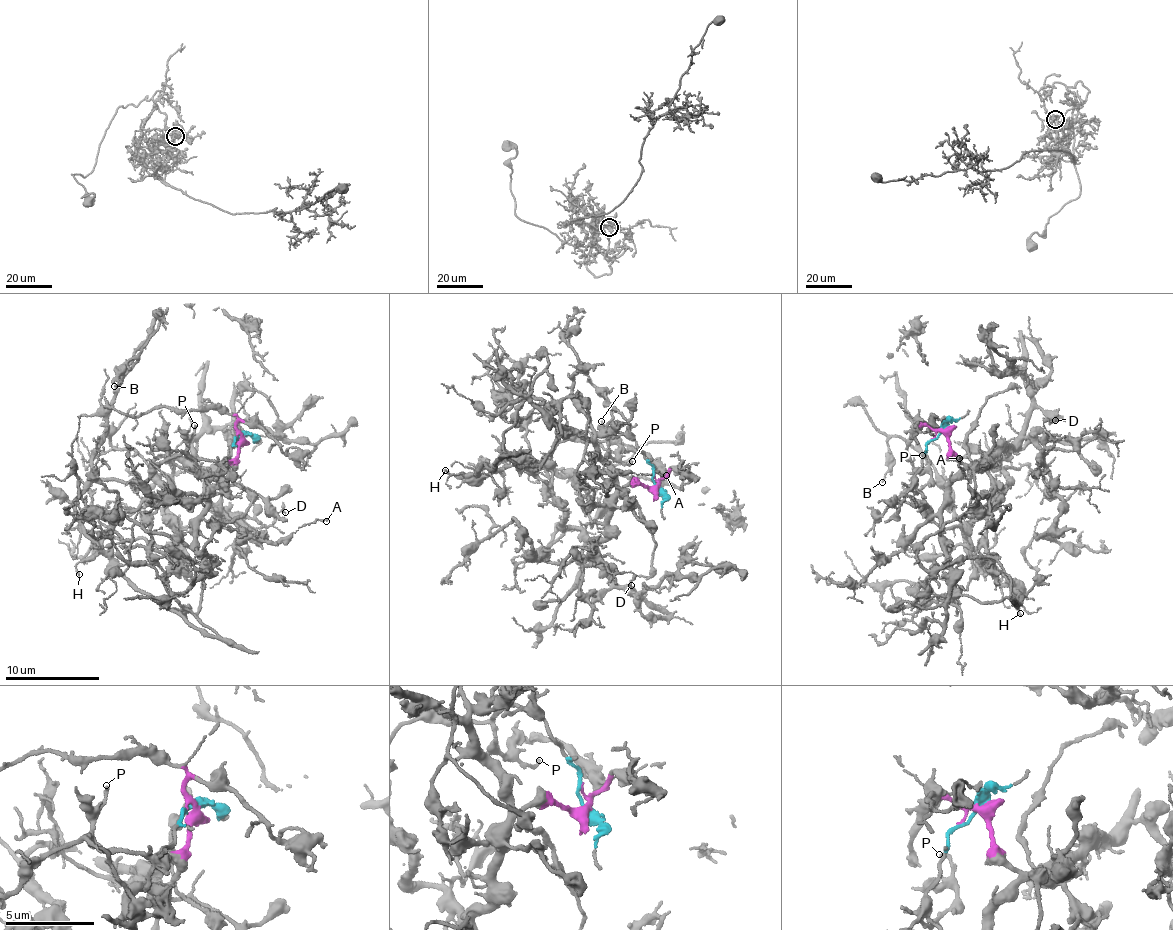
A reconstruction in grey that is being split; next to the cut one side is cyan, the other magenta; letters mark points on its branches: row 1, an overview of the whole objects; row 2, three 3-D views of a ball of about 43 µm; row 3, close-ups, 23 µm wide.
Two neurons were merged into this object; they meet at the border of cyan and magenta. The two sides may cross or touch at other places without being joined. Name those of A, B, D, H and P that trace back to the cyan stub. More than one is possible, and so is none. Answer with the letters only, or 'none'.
B, H, P

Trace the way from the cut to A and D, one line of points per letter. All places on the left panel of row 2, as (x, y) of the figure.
A: (240, 438), (220, 499), (220, 509), (238, 527), (238, 541), (255, 536), (275, 541), (307, 523), (327, 521)
D: (240, 438), (223, 479), (192, 466), (203, 474), (202, 500), (219, 514), (268, 525), (286, 513)

